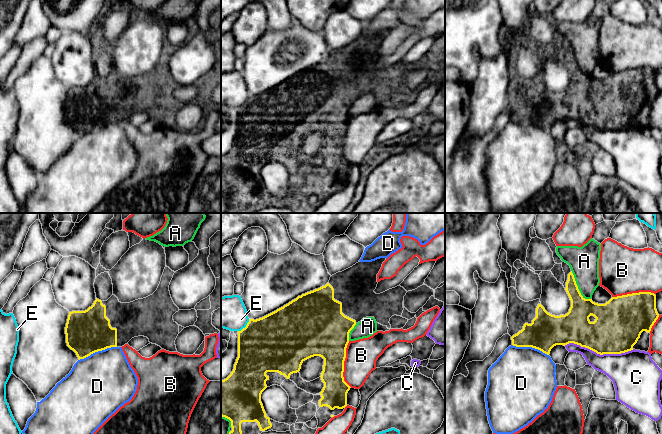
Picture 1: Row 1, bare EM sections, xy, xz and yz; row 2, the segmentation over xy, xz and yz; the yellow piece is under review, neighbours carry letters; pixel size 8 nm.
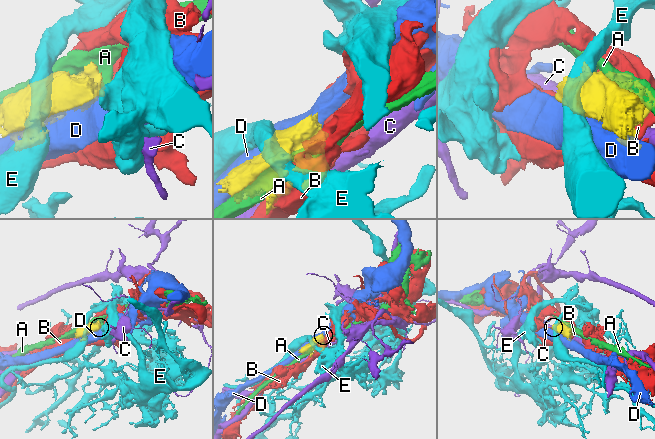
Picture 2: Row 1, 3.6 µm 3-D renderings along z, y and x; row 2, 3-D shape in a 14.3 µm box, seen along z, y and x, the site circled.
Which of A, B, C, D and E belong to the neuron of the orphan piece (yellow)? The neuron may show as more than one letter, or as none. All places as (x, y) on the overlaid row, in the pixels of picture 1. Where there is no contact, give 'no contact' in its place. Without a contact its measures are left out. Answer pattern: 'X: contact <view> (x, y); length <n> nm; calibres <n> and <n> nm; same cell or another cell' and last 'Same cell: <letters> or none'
A: contact yz (577, 287); length 280 nm; calibres 180 and 240 nm; another cell
B: contact xz (343, 364); length 380 nm; calibres 320 and 260 nm; another cell
C: contact yz (599, 353); length 550 nm; calibres 380 and 280 nm; another cell
D: contact xy (97, 351); length 320 nm; calibres 340 and 480 nm; another cell
E: contact xz (246, 326); length 140 nm; calibres 460 and 280 nm; another cell
Same cell: none

